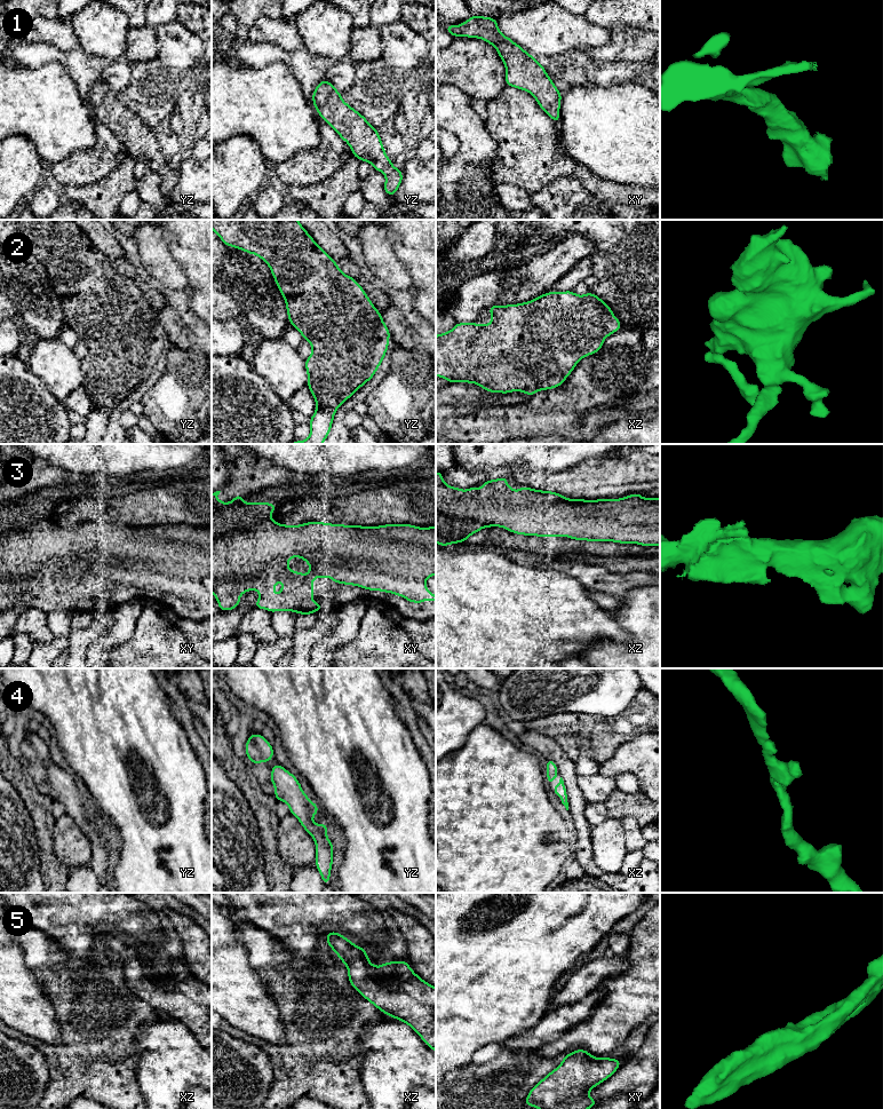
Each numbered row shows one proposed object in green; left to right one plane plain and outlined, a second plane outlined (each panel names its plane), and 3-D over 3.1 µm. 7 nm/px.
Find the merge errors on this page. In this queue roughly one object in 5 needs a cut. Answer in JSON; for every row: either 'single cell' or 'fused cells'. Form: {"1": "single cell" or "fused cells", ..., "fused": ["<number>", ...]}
{"1": "single cell", "2": "single cell", "3": "single cell", "4": "single cell", "5": "single cell", "fused": []}

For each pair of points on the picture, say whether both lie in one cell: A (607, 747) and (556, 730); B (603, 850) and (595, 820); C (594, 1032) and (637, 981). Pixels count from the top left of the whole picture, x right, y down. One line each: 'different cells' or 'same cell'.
A: same cell
B: different cells
C: same cell

